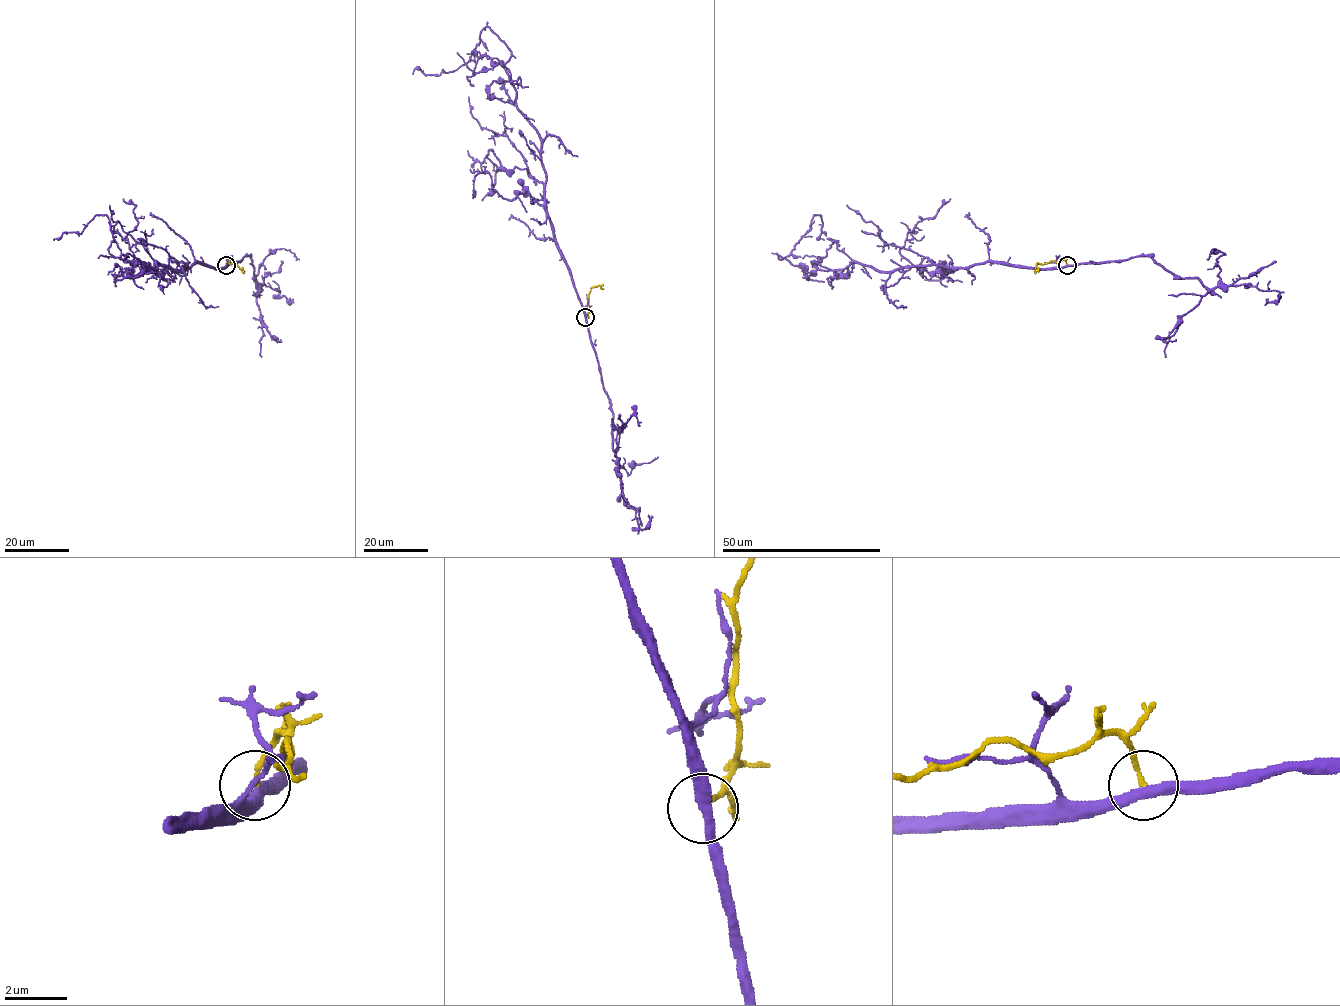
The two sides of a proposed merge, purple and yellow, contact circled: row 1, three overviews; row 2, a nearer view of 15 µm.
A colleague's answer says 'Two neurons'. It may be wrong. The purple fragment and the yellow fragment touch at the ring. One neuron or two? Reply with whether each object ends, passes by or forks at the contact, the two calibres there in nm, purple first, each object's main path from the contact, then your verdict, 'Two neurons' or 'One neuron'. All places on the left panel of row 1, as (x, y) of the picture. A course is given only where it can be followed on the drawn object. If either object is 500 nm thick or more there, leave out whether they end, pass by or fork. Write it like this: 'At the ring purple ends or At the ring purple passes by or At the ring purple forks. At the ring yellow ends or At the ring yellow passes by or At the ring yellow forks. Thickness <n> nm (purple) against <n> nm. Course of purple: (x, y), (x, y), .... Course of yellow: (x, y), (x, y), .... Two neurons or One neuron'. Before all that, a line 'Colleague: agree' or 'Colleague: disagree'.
Colleague: agree
At the ring purple passes by. At the ring yellow ends. Thickness 360 nm (purple) against 150 nm. Course of purple: (226, 265), (196, 261), (182, 271), (158, 261), (146, 273), (129, 253), (121, 257), (105, 215), (53, 240). Course of yellow: (226, 265), (229, 260), (229, 263), (244, 272). Two neurons

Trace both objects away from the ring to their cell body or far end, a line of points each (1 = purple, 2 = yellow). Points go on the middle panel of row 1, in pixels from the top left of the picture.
1: (585, 317), (545, 210), (541, 138), (504, 67), (511, 51), (484, 28), (464, 65), (412, 73)
2: (585, 317), (591, 288), (603, 288)

